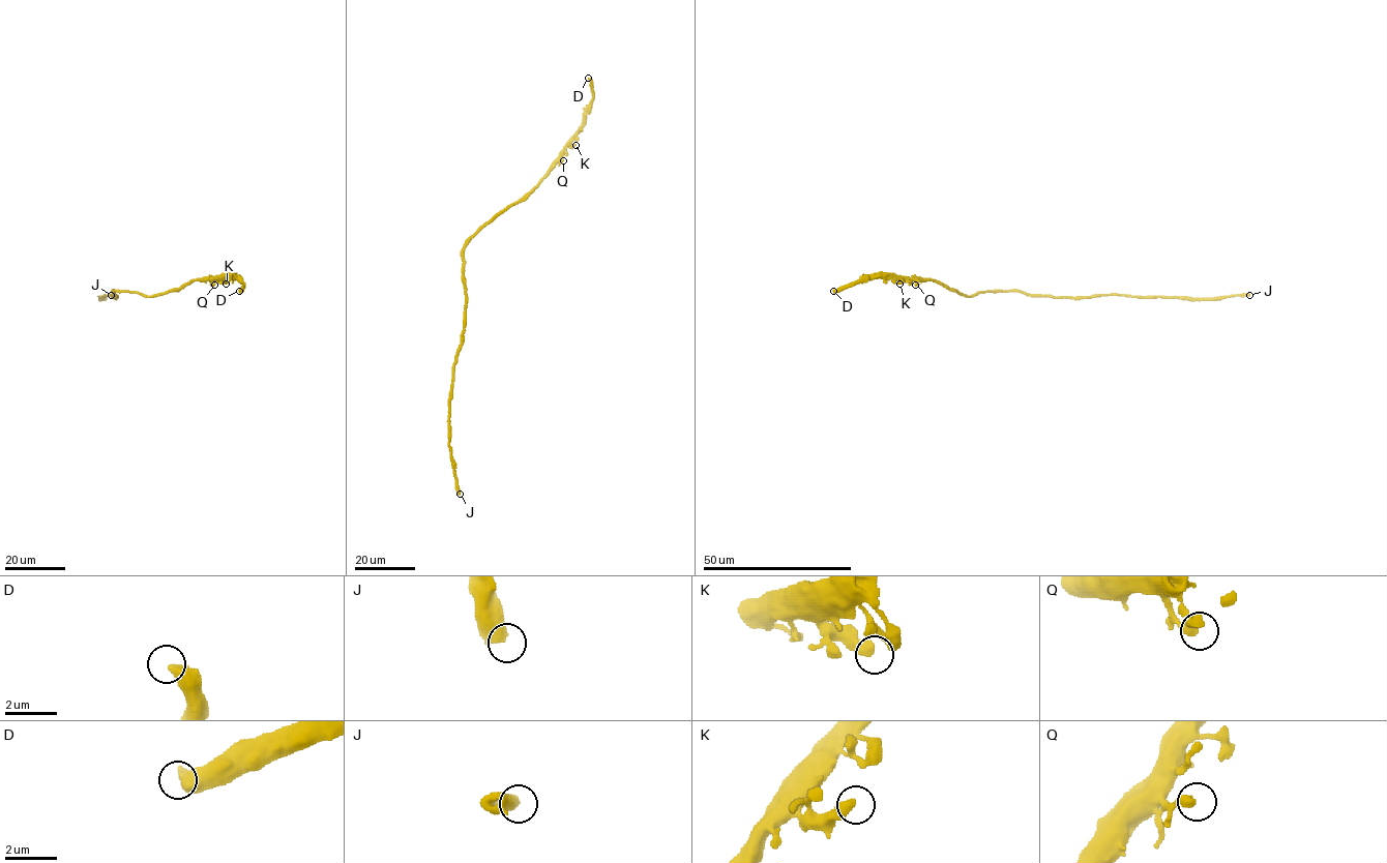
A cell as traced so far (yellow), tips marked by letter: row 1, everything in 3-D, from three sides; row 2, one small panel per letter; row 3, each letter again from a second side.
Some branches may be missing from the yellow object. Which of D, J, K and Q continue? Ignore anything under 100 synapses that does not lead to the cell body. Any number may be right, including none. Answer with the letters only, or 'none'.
J

